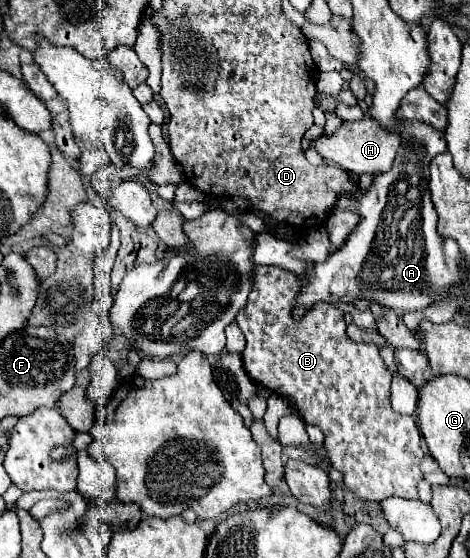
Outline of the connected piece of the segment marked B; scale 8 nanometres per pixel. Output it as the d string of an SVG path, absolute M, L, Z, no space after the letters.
M257 265L255 267L255 273L253 273L253 289L249 293L249 299L247 299L247 305L245 309L239 311L237 315L237 325L239 329L245 333L245 339L247 339L247 347L243 351L243 365L245 365L245 371L249 373L249 377L253 381L257 381L259 385L271 389L273 393L279 393L283 395L285 399L289 399L301 413L303 421L305 423L313 423L317 427L323 429L325 433L325 449L327 449L327 455L331 459L331 465L335 469L339 469L343 473L343 481L345 485L361 499L361 501L383 501L387 497L403 497L403 499L417 499L417 483L423 479L423 473L419 469L419 463L421 463L421 457L425 455L425 445L421 443L421 433L419 433L419 427L417 427L417 421L411 417L411 415L399 415L391 409L389 405L389 389L391 389L391 373L389 369L385 367L381 355L379 355L379 347L373 345L373 343L355 343L347 337L345 333L345 319L343 319L343 313L329 305L329 303L317 303L301 321L293 321L291 319L291 307L295 305L295 299L299 295L299 277L297 275L291 275L289 271L283 271L281 267L267 267L267 265Z

